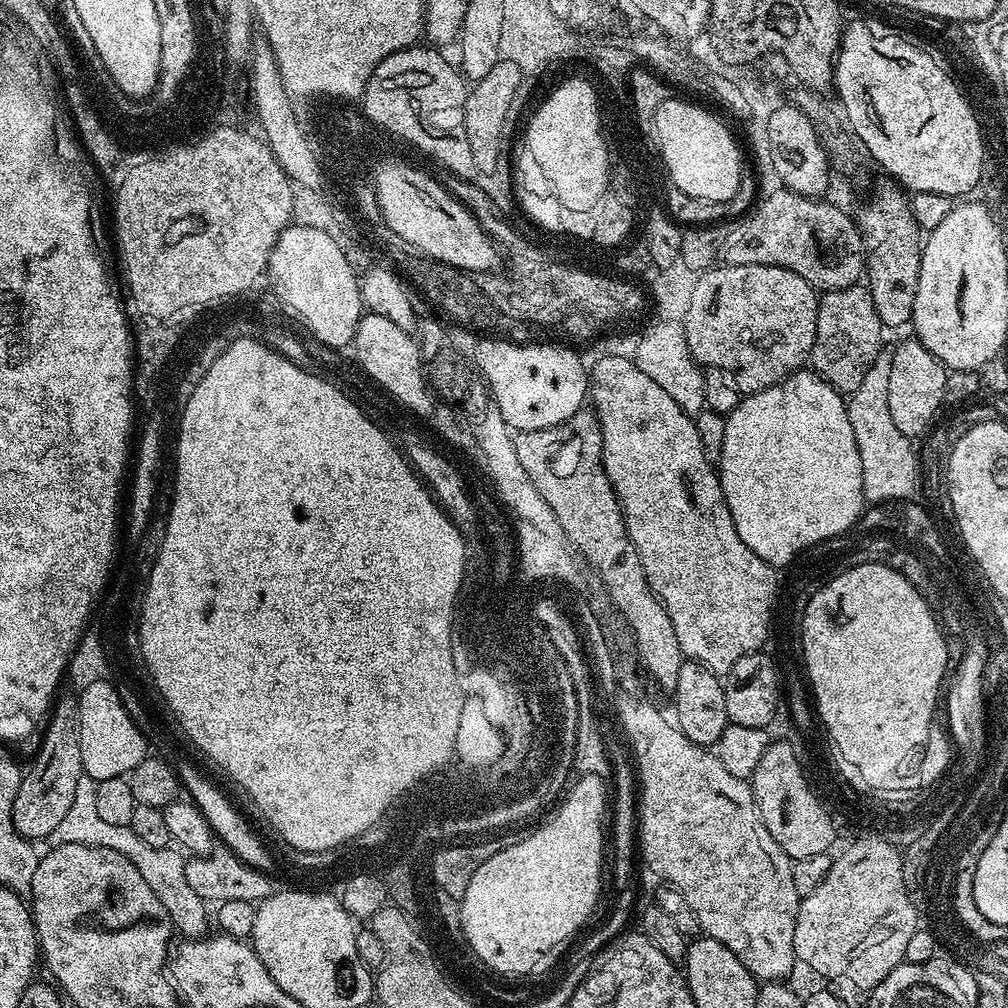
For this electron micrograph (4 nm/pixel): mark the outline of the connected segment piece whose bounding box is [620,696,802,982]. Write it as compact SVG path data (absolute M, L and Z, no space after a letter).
M632 696L622 697L620 700L620 720L624 723L625 734L632 739L632 748L636 751L637 758L640 759L640 770L638 766L638 830L640 826L638 848L639 851L640 848L644 851L644 860L648 863L649 870L654 875L661 876L664 879L661 881L665 885L679 890L682 898L686 898L690 910L694 910L703 935L712 936L715 940L727 946L740 959L742 966L746 966L746 970L752 972L757 981L780 982L788 978L784 976L790 975L792 967L797 967L798 964L796 951L794 950L794 926L796 925L796 915L800 909L802 898L794 890L794 880L792 878L793 861L784 853L782 846L778 846L778 842L774 842L770 830L766 830L756 805L756 799L752 793L751 783L748 780L734 778L734 774L730 774L730 770L726 770L726 766L722 766L722 762L716 757L715 751L690 742L690 738L686 738L686 734L681 732L675 723L669 722L667 724L656 713L655 706L648 700L635 700Z

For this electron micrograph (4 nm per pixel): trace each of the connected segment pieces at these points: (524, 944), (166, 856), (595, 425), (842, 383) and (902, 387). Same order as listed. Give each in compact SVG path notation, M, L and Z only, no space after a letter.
M599 775L581 776L567 789L566 795L563 797L564 805L556 812L556 817L549 824L541 826L537 832L529 834L525 840L520 840L517 844L509 843L498 854L494 854L494 858L490 858L486 862L482 862L482 866L478 866L478 870L474 874L474 878L470 878L470 886L466 886L466 894L463 900L459 901L460 920L463 924L464 936L468 940L468 944L473 948L474 954L484 963L485 969L491 970L493 973L508 974L512 970L526 970L533 966L538 966L559 944L564 944L576 931L583 925L589 923L589 918L584 912L587 908L595 909L596 902L601 894L594 890L594 878L597 877L598 866L600 865L600 834L606 830L603 824L603 818L609 811L610 792L604 789L604 780Z
M81 776L78 782L78 794L74 798L74 806L66 810L66 818L62 818L62 822L58 822L56 827L55 843L92 844L95 848L109 848L130 858L138 874L146 878L146 886L154 890L154 898L162 902L173 929L177 933L182 932L180 934L186 938L203 937L209 931L207 930L208 924L210 928L210 908L202 897L194 894L194 890L186 882L185 857L172 846L159 848L158 846L146 846L146 842L138 842L138 838L129 826L110 826L110 822L102 822L102 818L98 818L98 806L94 803L96 785L97 781L91 780L89 776Z
M581 410L575 412L570 419L558 426L550 426L533 432L521 432L515 437L514 451L520 468L529 475L530 482L537 488L538 494L549 503L554 510L556 523L562 529L563 535L571 540L579 555L586 561L587 567L600 575L608 596L614 607L620 611L622 619L628 623L627 631L630 640L636 648L636 656L640 664L668 691L675 693L678 682L678 670L686 662L682 646L678 646L678 633L674 630L674 622L670 622L670 614L666 614L666 606L652 592L646 574L642 570L642 562L638 558L638 550L628 533L624 521L624 511L620 509L620 500L604 469L604 439L600 429L600 420L595 411Z
M867 287L825 291L819 301L810 364L816 375L821 376L837 392L850 394L858 390L866 370L870 370L874 358L878 358L881 348L885 347L886 329L880 323L878 310L874 310L872 295Z
M909 338L900 345L895 345L892 353L894 362L890 362L890 415L894 418L894 426L898 426L898 430L902 430L902 434L906 434L909 438L923 437L933 427L932 419L935 418L936 411L945 403L944 391L949 373L944 365L934 358L934 354L930 354L930 350L926 350L926 346L922 346L915 338Z

